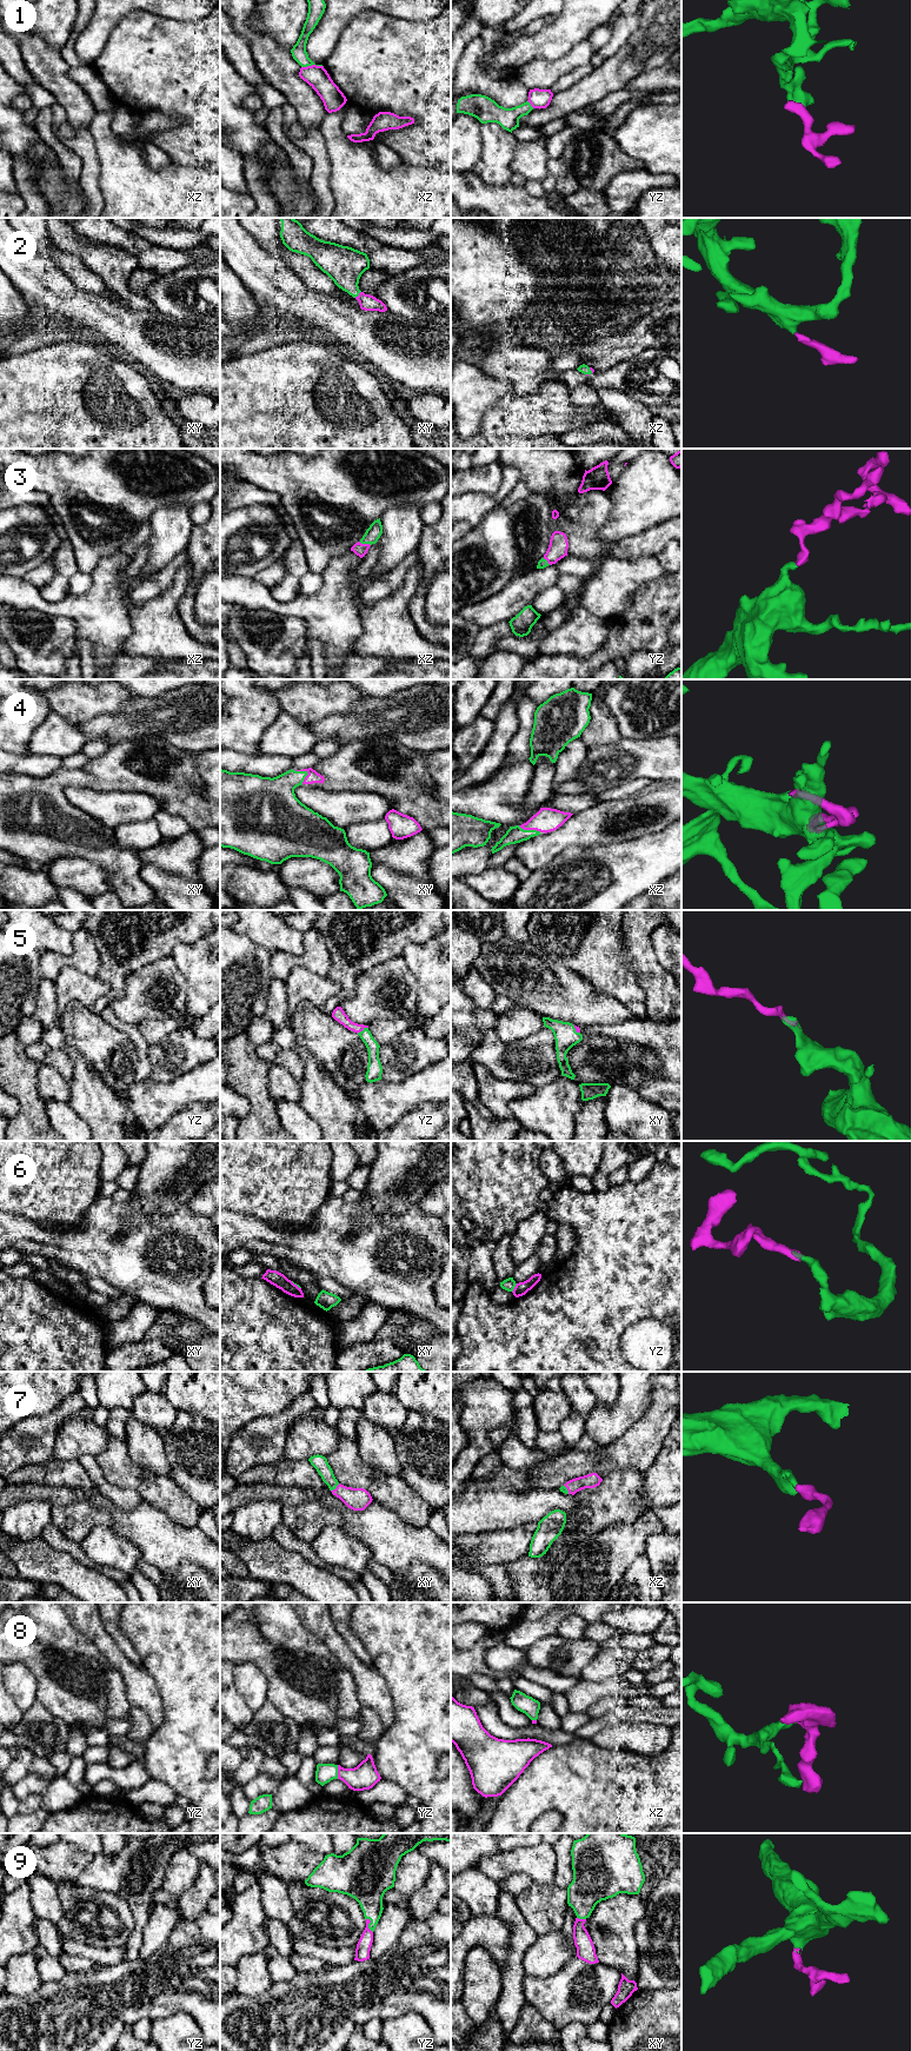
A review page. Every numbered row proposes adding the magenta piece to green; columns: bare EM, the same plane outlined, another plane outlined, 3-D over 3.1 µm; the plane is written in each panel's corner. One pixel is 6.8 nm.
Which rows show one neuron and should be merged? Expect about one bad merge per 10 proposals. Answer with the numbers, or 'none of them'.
2, 3, 4, 5, 7, 8, 9

